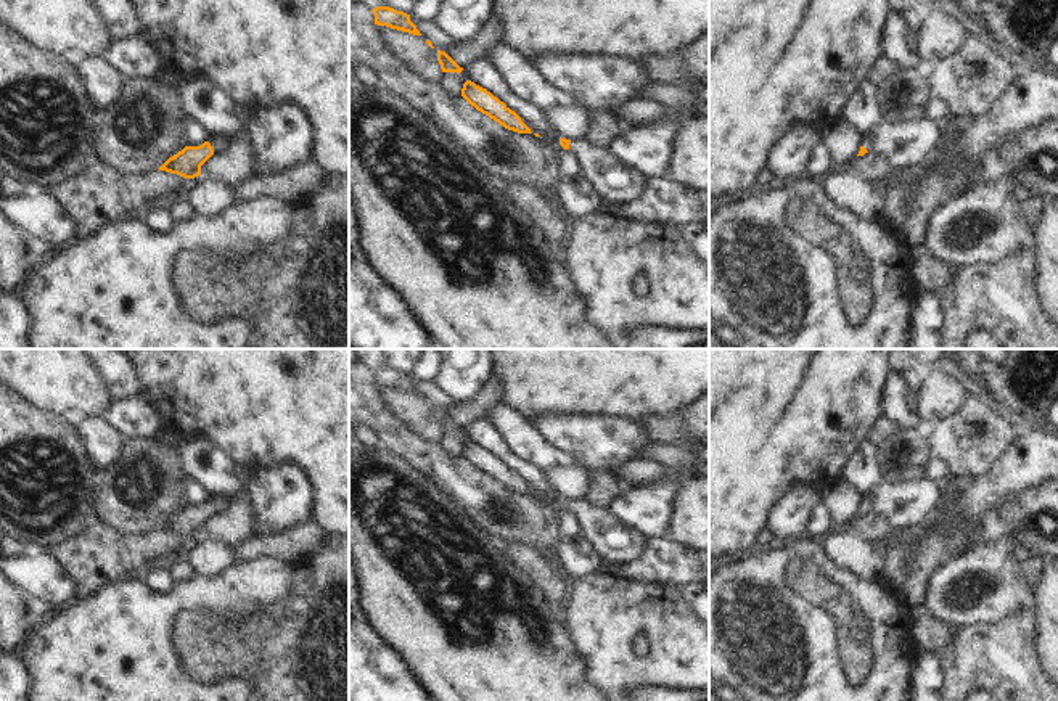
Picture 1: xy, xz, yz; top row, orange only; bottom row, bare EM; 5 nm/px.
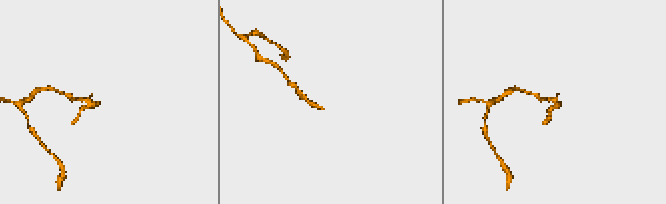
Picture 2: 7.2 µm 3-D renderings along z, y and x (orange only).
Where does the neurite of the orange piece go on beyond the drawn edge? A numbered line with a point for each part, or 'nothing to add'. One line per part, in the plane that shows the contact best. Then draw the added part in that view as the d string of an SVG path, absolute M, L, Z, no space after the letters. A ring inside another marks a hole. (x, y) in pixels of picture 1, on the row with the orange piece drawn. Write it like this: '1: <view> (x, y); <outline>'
1: xy (217, 142); M215 135L211 138L209 143L211 143L214 153L219 153L219 151L225 150L228 140L230 140L230 137Z

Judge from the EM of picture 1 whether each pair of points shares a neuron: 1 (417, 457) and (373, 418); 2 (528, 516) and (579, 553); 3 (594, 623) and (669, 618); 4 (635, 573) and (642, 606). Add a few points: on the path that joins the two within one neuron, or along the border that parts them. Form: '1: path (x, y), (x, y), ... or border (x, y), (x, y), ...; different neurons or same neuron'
1: path (405, 446), (385, 425); same neuron
2: border (545, 502), (553, 508), (557, 521), (553, 557); different neurons
3: path (613, 623), (650, 623); same neuron
4: border (611, 569), (623, 578), (639, 582), (674, 586); different neurons

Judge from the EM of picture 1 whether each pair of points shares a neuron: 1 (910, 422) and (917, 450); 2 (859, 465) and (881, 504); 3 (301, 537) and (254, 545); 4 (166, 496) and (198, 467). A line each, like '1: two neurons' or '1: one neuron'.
1: two neurons
2: two neurons
3: one neuron
4: two neurons

